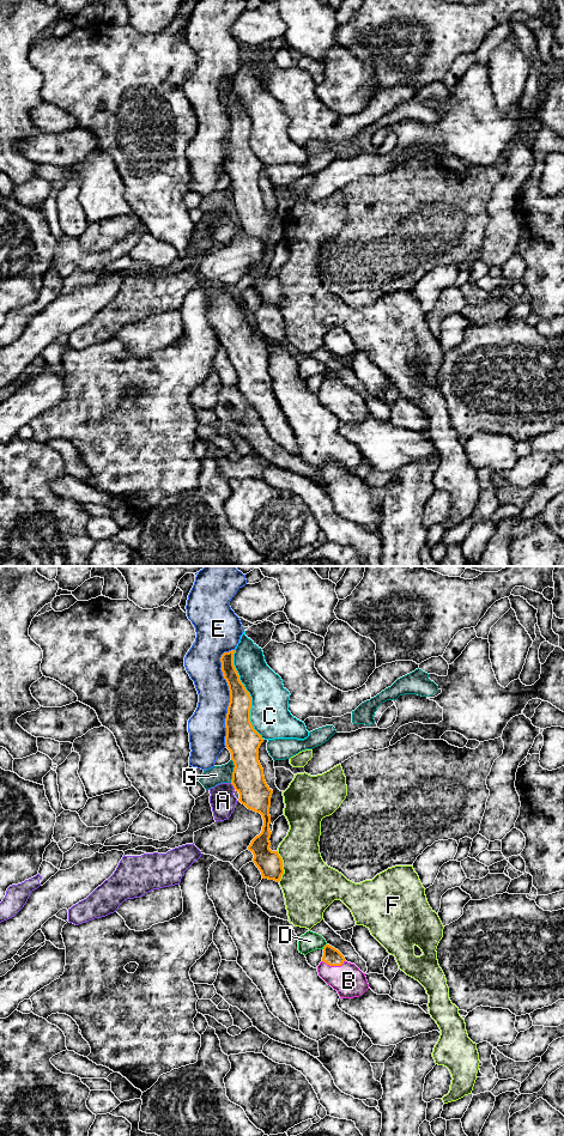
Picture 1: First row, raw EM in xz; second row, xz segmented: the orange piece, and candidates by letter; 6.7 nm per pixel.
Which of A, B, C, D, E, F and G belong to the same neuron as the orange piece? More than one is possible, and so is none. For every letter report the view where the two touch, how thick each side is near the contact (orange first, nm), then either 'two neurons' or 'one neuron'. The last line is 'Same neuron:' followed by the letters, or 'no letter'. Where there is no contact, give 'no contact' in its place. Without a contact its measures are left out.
A: xz | 220/170 nm | two neurons
B: xz | 120/220 nm | one neuron
C: xz | 190/260 nm | two neurons
D: xz | 120/130 nm | two neurons
E: xz | 190/240 nm | two neurons
F: xz | 170/360 nm | two neurons
G: xz | 220/120 nm | two neurons
Same neuron: B

